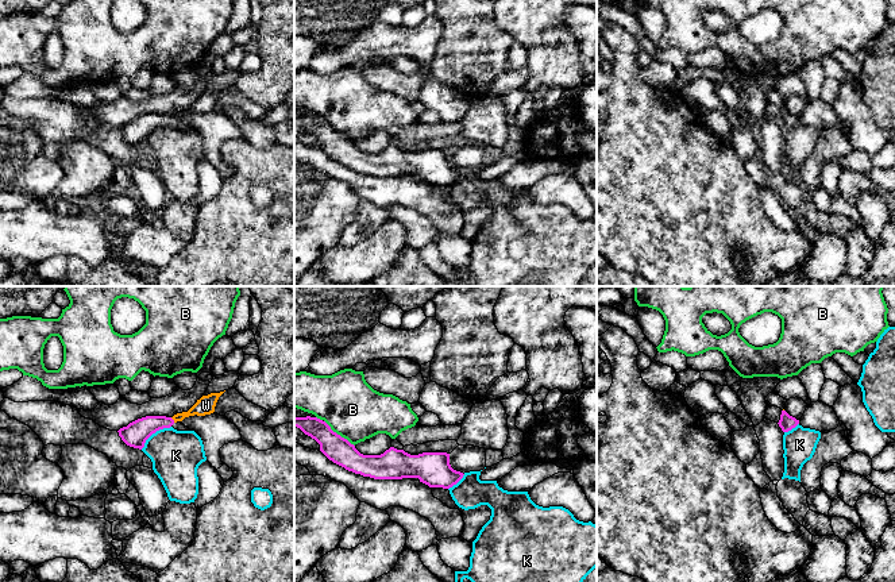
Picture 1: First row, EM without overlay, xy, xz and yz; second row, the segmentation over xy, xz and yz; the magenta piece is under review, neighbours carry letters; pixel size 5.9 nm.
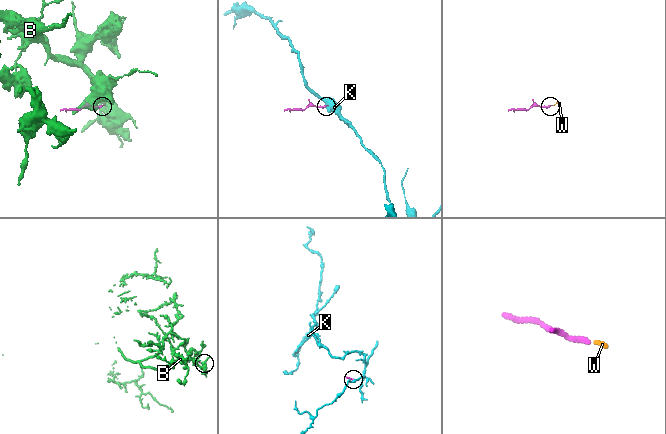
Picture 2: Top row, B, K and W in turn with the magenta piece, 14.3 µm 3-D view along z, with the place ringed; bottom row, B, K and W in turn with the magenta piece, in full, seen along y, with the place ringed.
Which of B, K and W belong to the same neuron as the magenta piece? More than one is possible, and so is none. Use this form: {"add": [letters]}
{"add": ["W"]}

